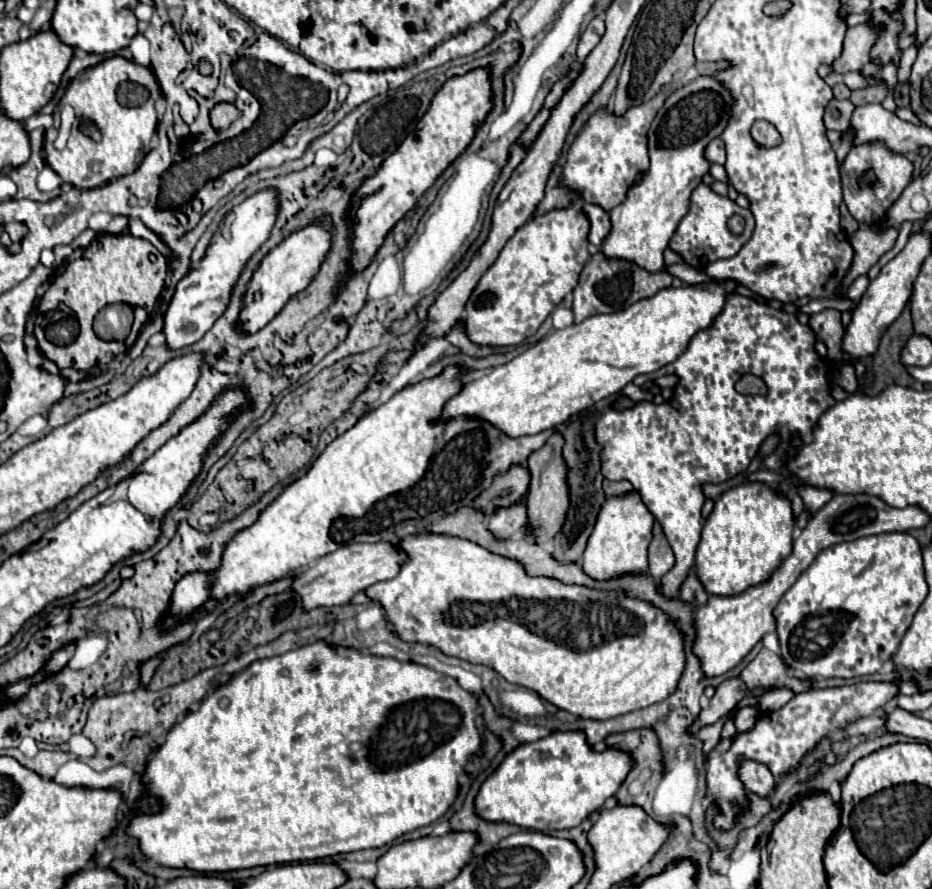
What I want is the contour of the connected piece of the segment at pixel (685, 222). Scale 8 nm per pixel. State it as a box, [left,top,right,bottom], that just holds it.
[669,185,753,269]

